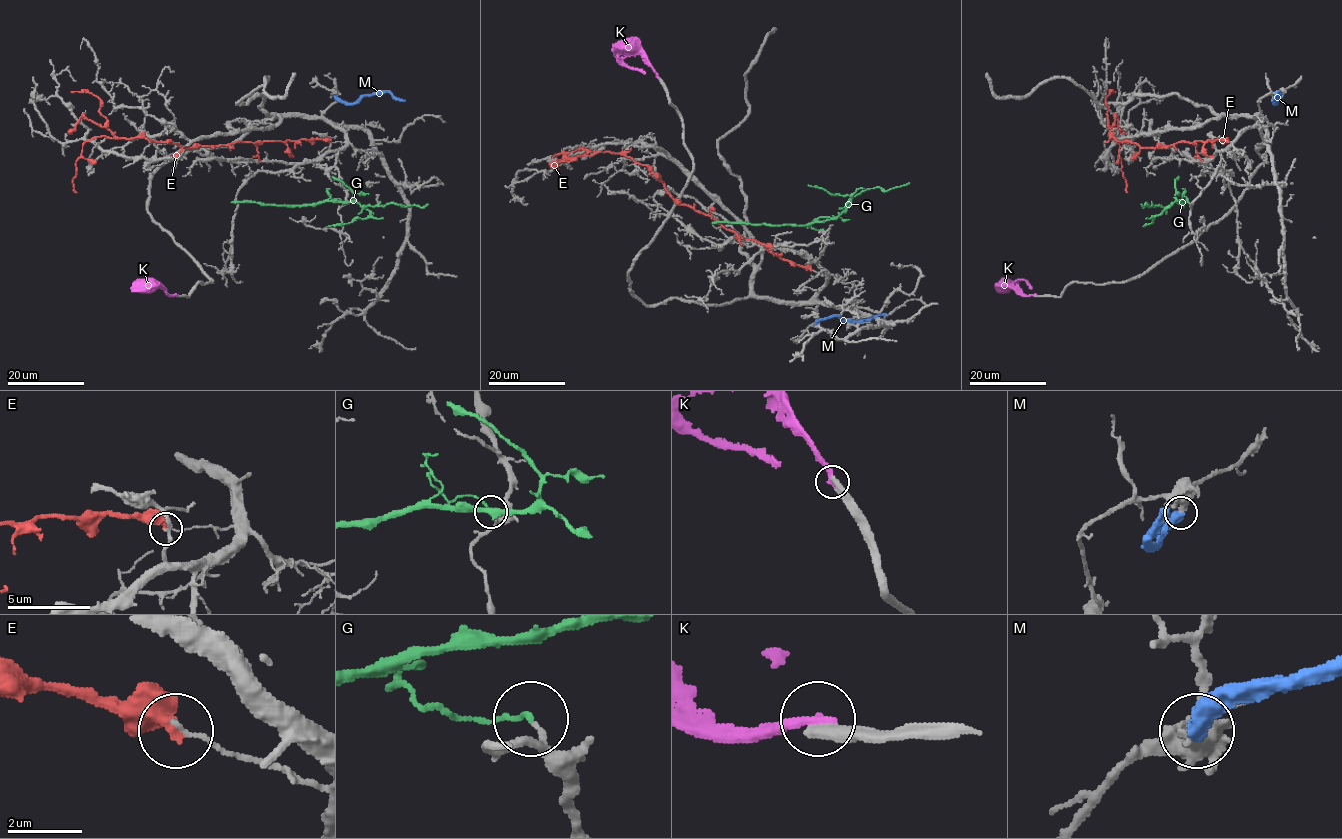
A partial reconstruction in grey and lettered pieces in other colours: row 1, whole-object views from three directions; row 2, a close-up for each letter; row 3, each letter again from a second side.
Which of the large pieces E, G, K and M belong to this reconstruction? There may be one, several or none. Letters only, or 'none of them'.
none of them

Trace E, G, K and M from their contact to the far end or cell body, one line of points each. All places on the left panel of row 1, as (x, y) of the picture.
E: (330, 142), (235, 141), (182, 148), (167, 141), (101, 136), (83, 144), (76, 162), (73, 187), (77, 192)
G: (342, 202), (328, 194), (331, 195), (329, 200), (354, 201), (364, 207), (388, 203), (424, 207), (428, 204)
K: (177, 294), (169, 295), (159, 285), (147, 285), (141, 280), (156, 282), (164, 289)
M: (335, 96), (348, 103), (357, 103), (363, 96), (390, 92), (405, 101)

